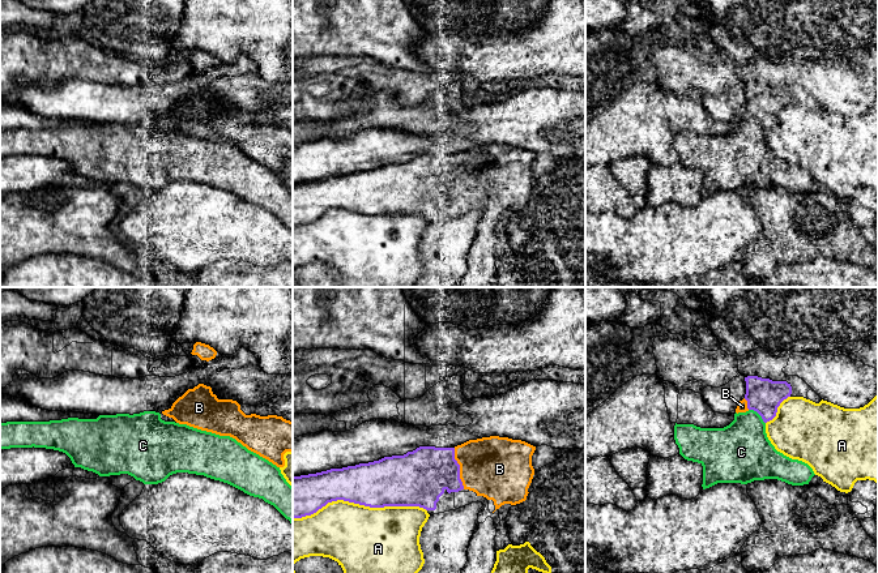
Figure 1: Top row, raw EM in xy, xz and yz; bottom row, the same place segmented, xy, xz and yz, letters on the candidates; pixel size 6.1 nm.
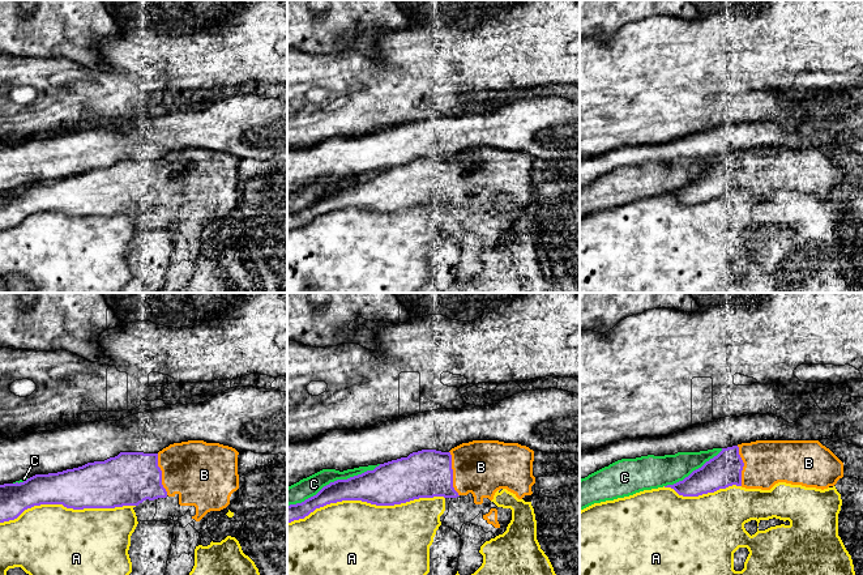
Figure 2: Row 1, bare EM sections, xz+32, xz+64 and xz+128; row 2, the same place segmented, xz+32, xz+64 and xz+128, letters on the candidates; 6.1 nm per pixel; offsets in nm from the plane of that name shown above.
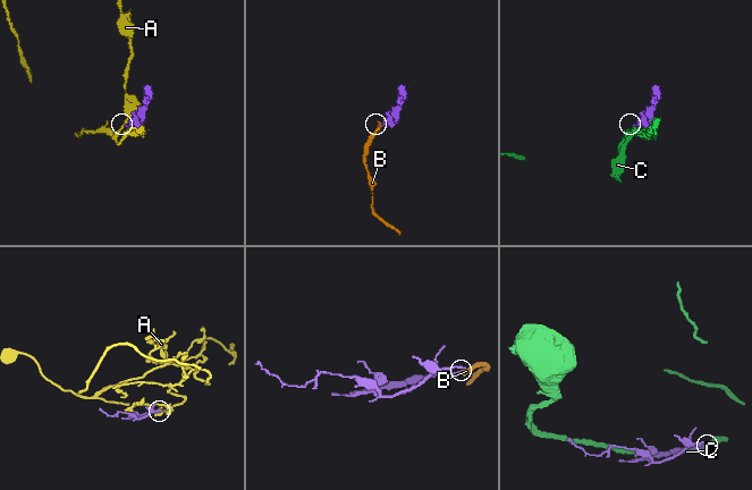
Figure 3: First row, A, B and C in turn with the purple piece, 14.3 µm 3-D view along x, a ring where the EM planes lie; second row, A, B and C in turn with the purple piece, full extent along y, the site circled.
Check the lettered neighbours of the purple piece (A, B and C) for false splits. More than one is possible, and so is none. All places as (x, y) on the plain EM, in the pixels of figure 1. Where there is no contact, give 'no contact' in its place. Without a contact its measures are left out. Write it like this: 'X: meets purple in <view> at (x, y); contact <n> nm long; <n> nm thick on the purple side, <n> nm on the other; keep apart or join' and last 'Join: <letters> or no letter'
A: meets purple in xz at (359, 212); contact 850 nm long; 300 nm thick on the purple side, 440 nm on the other; keep apart
B: meets purple in xz at (459, 176); contact 260 nm long; 340 nm thick on the purple side, 400 nm on the other; join
C: meets purple in yz at (758, 120); contact 140 nm long; 220 nm thick on the purple side, 340 nm on the other; keep apart
Join: B

